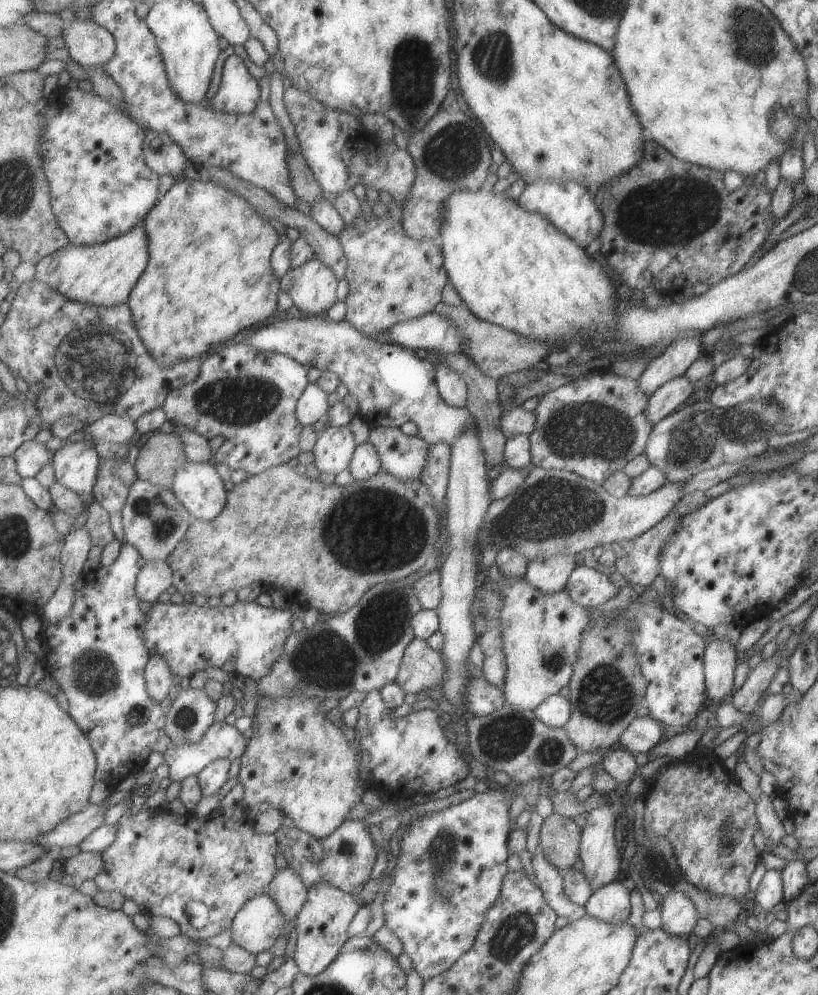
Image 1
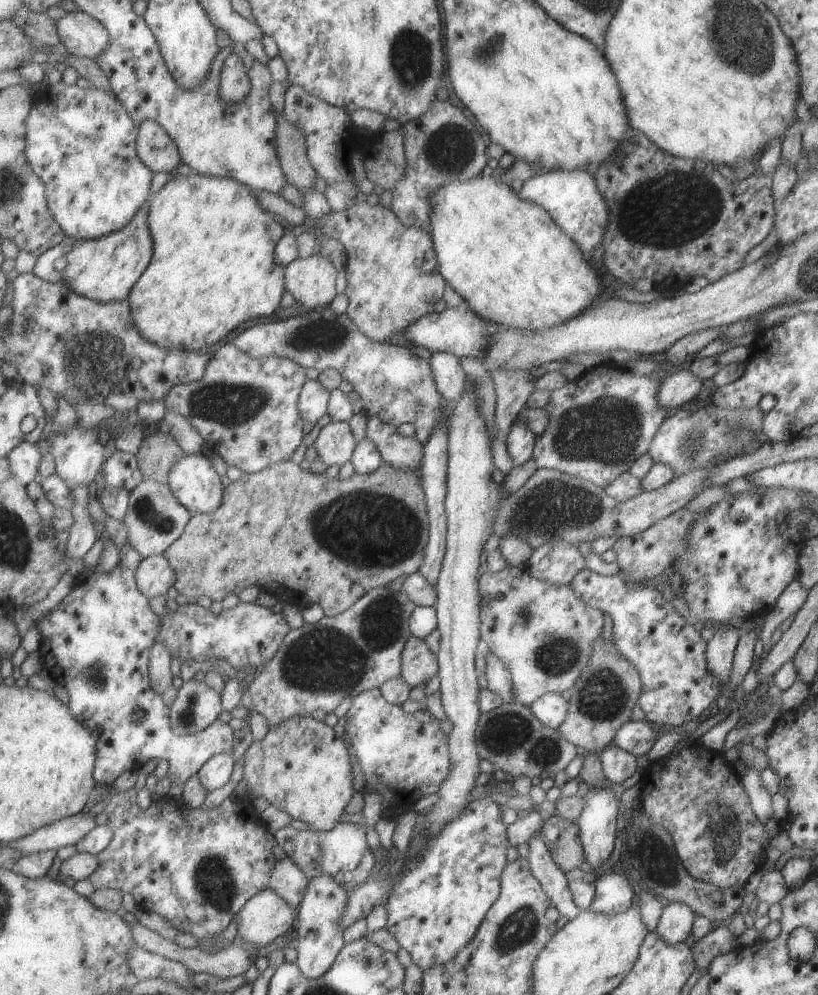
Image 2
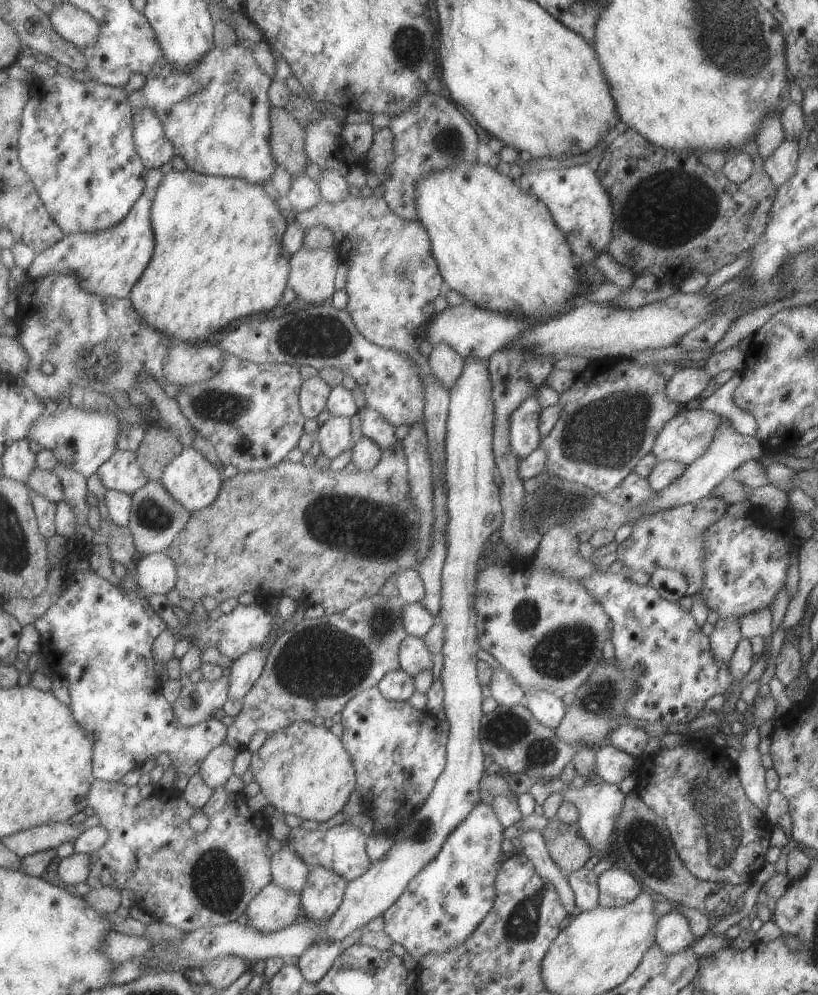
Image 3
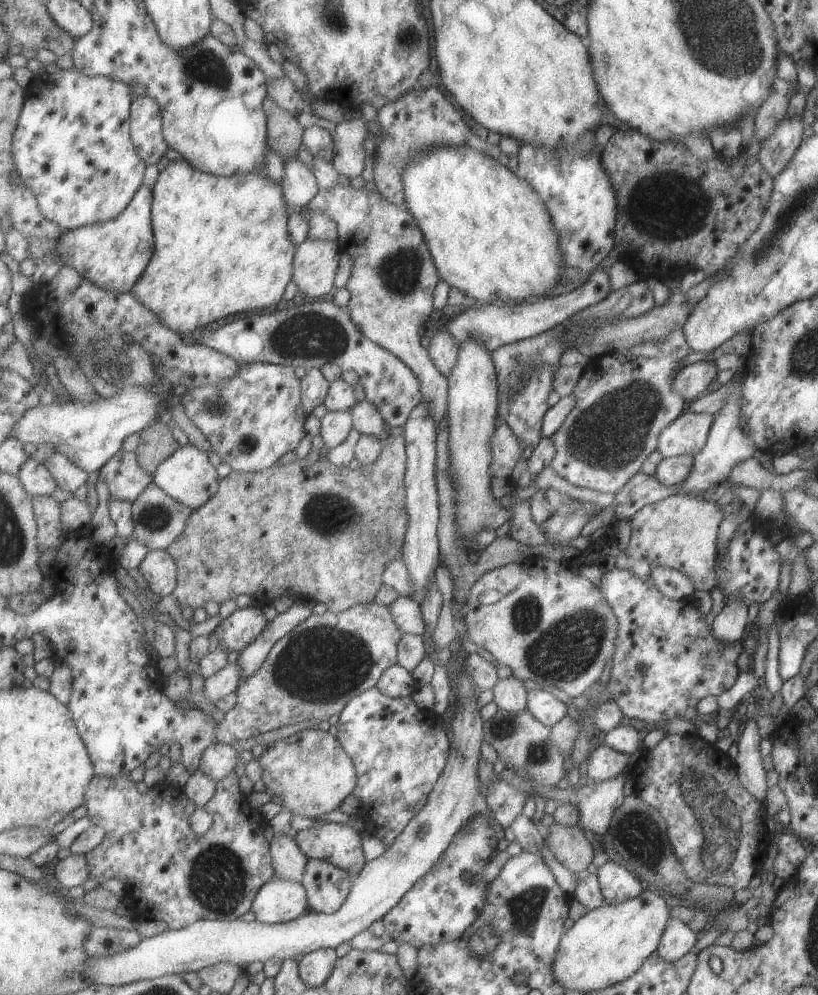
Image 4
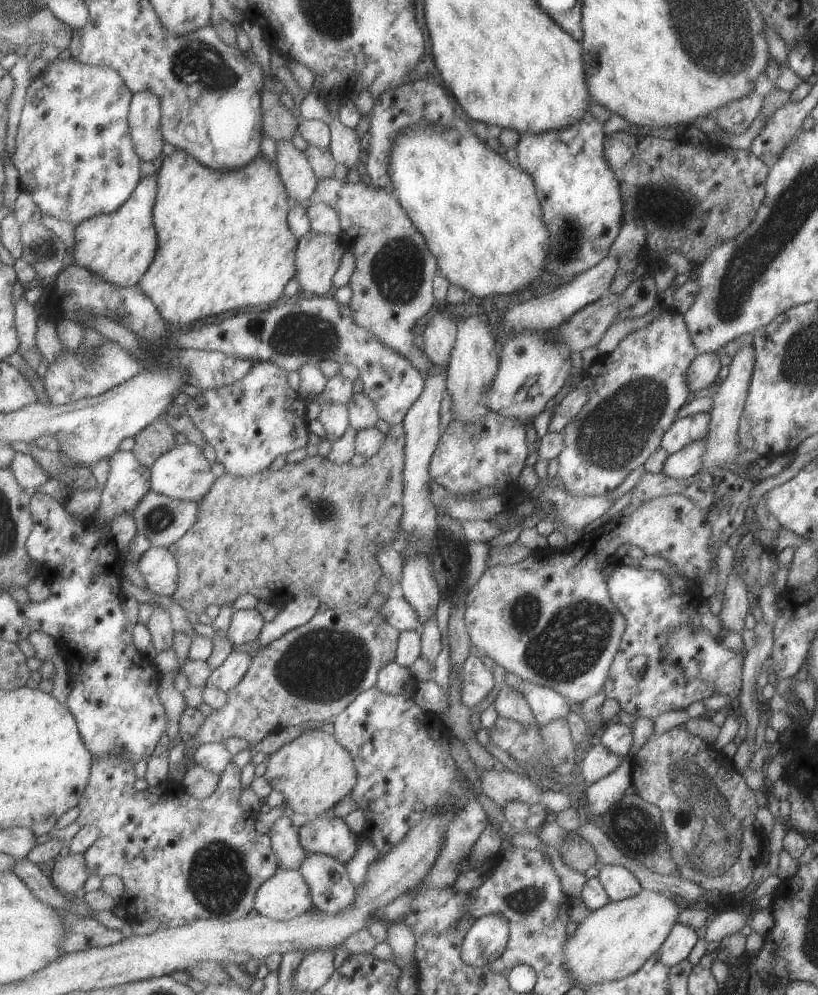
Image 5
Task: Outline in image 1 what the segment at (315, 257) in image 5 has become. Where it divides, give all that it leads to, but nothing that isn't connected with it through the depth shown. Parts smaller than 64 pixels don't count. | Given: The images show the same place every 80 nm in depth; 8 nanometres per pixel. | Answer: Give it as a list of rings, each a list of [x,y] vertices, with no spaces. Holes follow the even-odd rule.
[[[319,258],[309,261],[302,267],[289,269],[289,272],[280,281],[282,290],[291,296],[293,304],[304,316],[325,315],[326,312],[329,312],[338,303],[337,275],[332,268],[329,268],[328,264],[325,264]]]

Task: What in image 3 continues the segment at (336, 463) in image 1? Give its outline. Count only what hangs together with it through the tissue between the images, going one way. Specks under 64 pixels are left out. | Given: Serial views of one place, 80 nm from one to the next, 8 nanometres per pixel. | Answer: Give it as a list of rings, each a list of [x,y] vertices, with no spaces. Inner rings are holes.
[[[330,416],[326,420],[321,430],[317,433],[323,454],[330,460],[341,456],[347,450],[353,450],[356,444],[353,444],[352,426],[355,419],[345,416]]]

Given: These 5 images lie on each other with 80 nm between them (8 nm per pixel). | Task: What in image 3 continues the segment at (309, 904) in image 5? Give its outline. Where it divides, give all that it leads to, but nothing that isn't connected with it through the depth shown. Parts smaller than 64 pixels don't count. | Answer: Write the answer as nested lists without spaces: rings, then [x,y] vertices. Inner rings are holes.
[[[271,882],[249,904],[247,925],[269,934],[291,926],[304,917],[303,912],[302,894]]]

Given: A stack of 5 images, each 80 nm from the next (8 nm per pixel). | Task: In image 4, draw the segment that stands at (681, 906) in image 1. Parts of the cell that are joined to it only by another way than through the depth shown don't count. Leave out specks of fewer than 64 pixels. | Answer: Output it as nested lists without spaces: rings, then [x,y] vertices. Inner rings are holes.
[[[669,917],[659,937],[656,953],[667,962],[671,962],[691,951],[697,942],[697,933],[691,930],[680,918]]]

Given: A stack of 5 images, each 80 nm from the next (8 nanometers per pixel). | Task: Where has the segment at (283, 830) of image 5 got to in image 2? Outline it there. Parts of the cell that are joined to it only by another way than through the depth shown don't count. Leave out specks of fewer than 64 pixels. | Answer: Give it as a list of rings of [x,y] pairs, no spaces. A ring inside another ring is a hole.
[[[286,856],[280,862],[276,862],[270,888],[298,910],[307,894],[310,879],[298,864]]]

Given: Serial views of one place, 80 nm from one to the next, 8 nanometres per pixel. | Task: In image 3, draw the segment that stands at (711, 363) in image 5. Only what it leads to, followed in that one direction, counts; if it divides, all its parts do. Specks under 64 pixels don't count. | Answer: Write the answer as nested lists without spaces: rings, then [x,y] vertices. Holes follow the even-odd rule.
[[[701,367],[678,369],[665,384],[665,396],[679,405],[691,406],[710,379]]]

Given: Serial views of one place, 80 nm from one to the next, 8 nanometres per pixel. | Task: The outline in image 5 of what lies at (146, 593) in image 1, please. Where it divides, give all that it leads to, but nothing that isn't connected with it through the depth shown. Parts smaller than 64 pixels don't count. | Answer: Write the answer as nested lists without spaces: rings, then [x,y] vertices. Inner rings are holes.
[[[151,547],[138,562],[147,588],[157,595],[173,597],[180,583],[177,557],[168,548]]]

